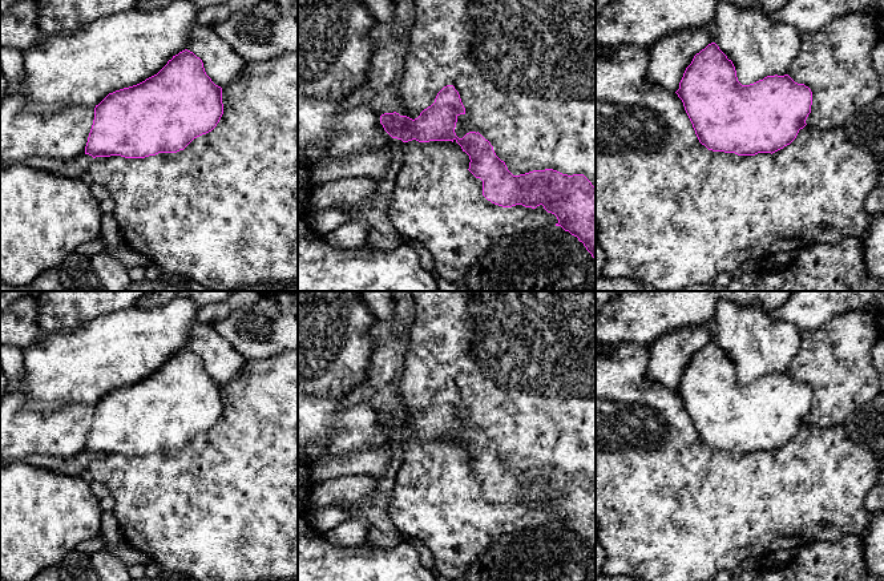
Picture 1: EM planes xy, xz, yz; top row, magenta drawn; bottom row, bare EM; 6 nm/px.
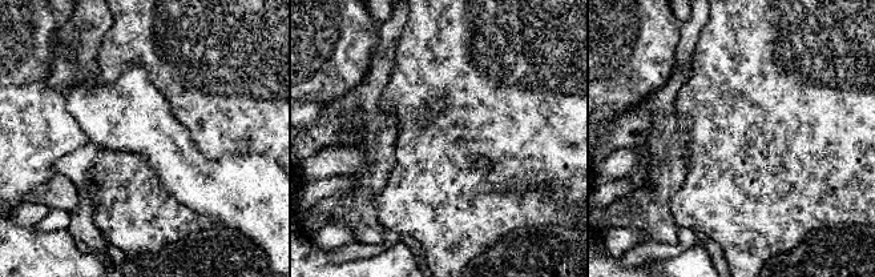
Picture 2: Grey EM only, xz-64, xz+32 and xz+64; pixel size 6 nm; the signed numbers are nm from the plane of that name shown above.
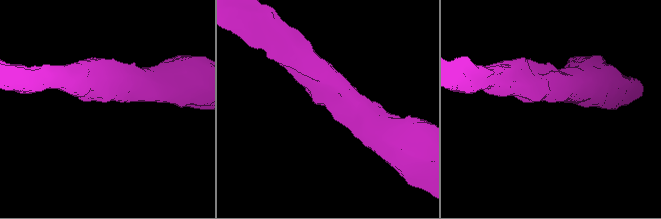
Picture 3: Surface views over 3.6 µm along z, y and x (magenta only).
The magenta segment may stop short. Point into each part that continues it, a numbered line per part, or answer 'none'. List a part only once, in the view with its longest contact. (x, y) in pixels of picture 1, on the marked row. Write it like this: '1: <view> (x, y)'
none

